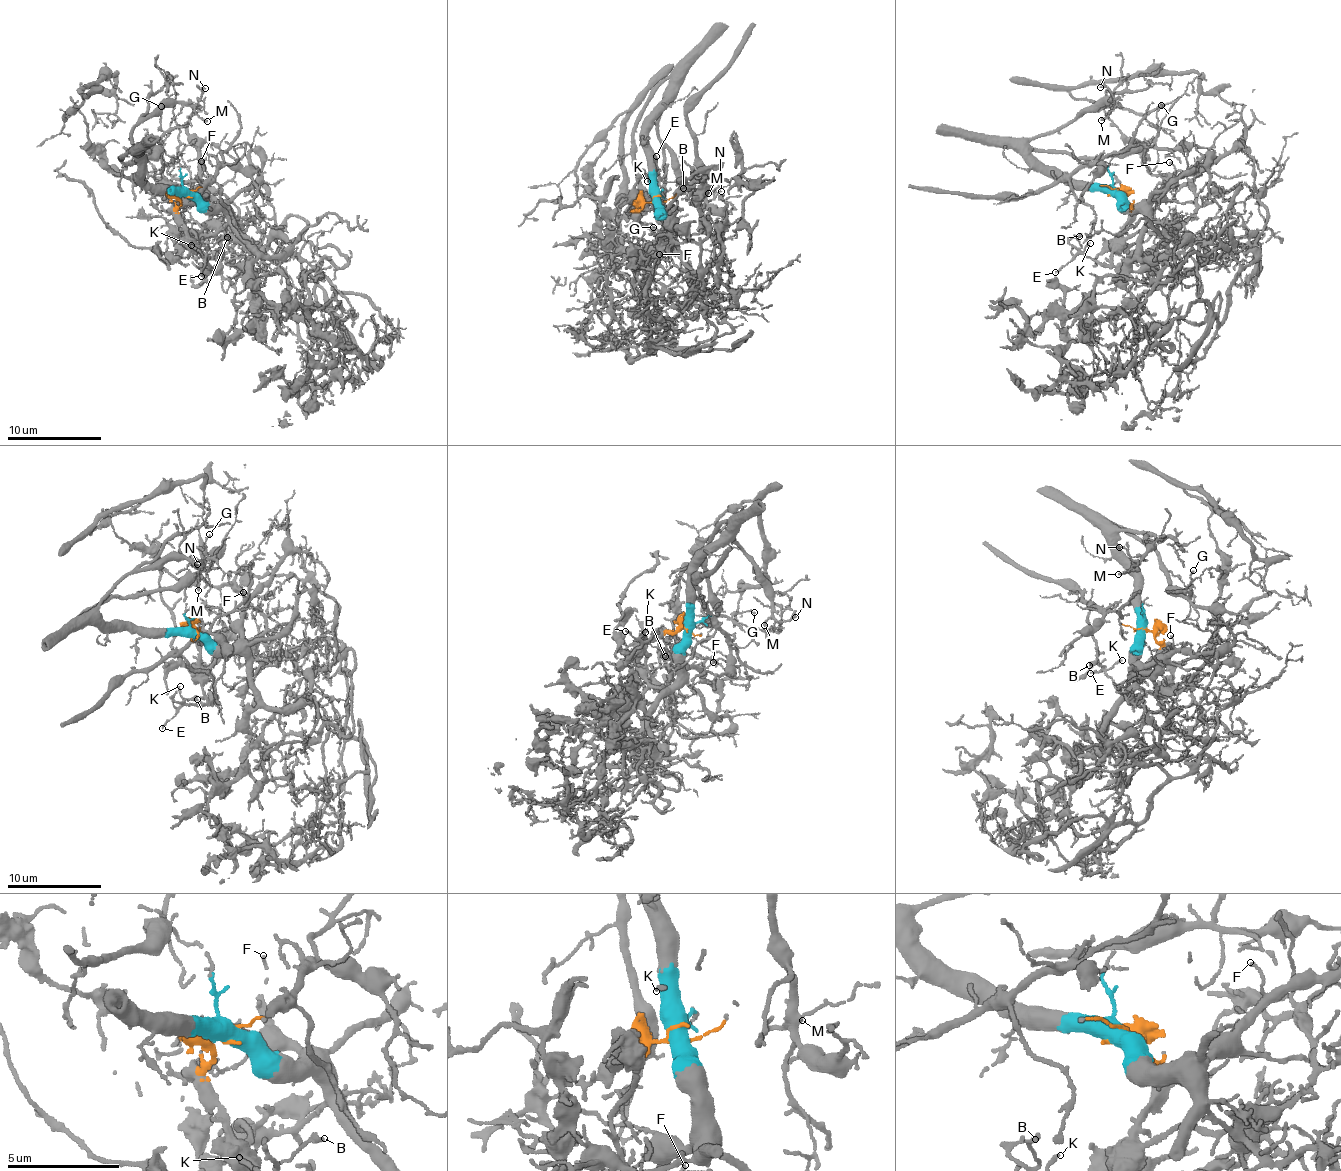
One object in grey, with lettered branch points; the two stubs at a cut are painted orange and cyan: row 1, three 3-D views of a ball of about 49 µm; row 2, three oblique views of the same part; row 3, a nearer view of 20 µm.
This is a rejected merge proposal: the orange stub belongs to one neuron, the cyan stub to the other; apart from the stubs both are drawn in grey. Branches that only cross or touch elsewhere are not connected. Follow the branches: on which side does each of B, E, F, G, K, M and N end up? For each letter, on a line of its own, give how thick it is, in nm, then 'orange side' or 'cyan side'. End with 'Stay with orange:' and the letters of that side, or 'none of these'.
B: 200 nm | orange side
E: 120 nm | orange side
F: 110 nm | cyan side
G: 120 nm | cyan side
K: 150 nm | orange side
M: 140 nm | cyan side
N: 80 nm | cyan side
Stay with orange: B, E, K

